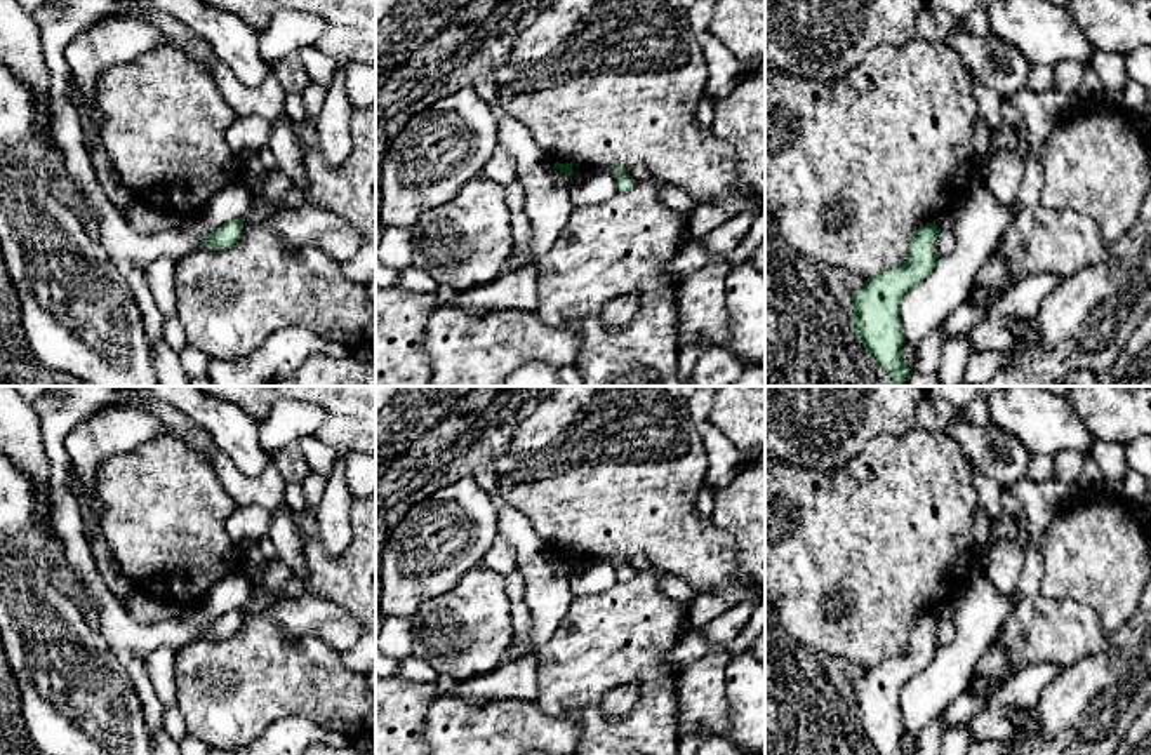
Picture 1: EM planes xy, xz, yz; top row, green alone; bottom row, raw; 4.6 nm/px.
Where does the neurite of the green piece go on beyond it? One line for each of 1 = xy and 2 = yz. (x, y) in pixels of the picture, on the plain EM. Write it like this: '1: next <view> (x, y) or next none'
1: next none
2: next none

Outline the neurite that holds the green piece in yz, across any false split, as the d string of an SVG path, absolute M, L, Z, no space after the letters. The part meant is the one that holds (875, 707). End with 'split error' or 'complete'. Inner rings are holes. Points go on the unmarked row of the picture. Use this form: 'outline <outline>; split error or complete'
outline M935 612L920 616L911 628L904 656L887 658L852 682L850 713L876 755L906 755L899 691L932 663L939 649L935 642L939 623Z; complete

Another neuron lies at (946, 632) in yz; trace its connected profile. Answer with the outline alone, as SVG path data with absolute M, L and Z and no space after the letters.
M941 619L937 631L935 631L935 642L939 647L953 644L956 638L956 625L949 619Z

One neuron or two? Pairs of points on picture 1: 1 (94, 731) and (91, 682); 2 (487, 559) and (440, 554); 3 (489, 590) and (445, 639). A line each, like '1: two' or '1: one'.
1: one
2: two
3: one

